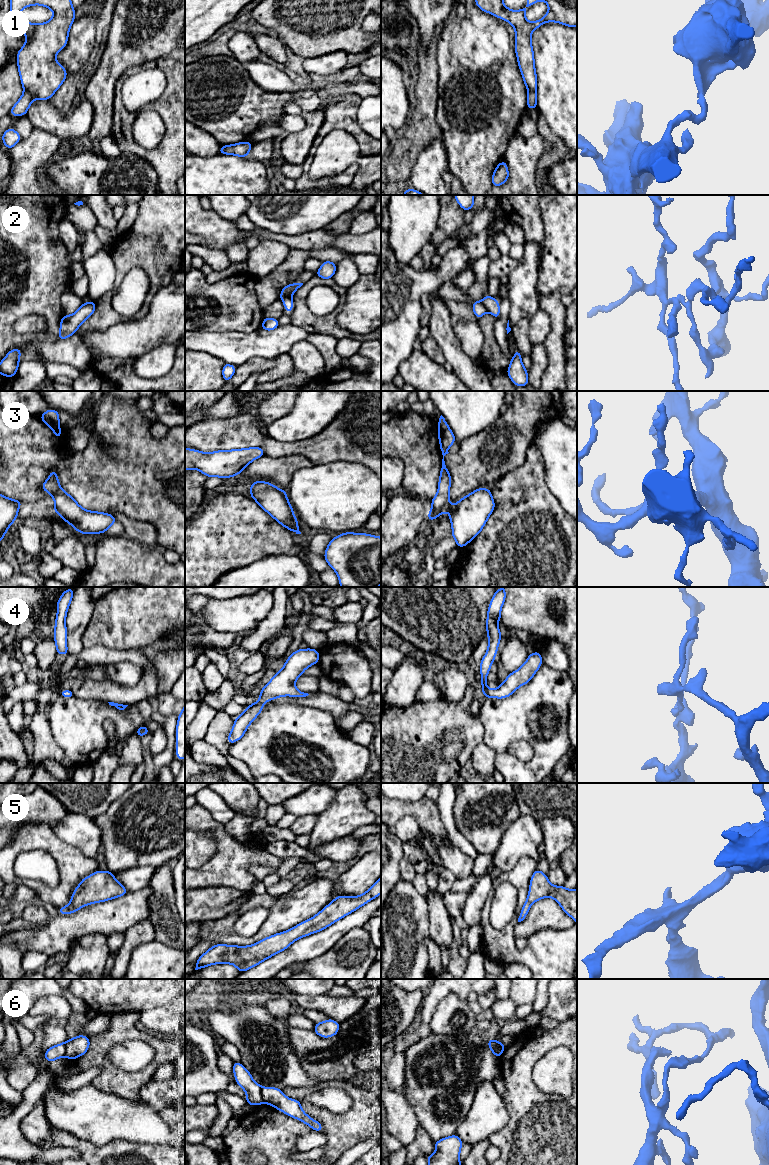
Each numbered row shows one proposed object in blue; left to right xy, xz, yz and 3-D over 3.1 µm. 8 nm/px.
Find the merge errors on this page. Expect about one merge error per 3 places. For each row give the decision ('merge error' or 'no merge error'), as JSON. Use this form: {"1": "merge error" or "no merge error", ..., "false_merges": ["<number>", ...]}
{"1": "merge error", "2": "merge error", "3": "no merge error", "4": "no merge error", "5": "no merge error", "6": "merge error", "false_merges": ["1", "2", "6"]}

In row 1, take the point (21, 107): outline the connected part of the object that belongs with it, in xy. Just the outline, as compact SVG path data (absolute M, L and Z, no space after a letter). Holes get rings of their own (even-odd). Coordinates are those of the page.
M24 90L22 96L12 107L9 114L13 115L14 117L26 115L33 100L33 96L28 91Z

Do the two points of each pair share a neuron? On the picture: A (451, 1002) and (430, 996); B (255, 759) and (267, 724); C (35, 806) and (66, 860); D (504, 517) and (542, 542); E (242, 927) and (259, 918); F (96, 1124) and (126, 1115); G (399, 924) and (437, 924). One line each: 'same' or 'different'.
A: different
B: same
C: different
D: same
E: same
F: same
G: different

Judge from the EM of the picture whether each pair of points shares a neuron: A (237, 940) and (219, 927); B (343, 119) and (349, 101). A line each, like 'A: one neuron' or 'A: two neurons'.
A: one neuron
B: one neuron

